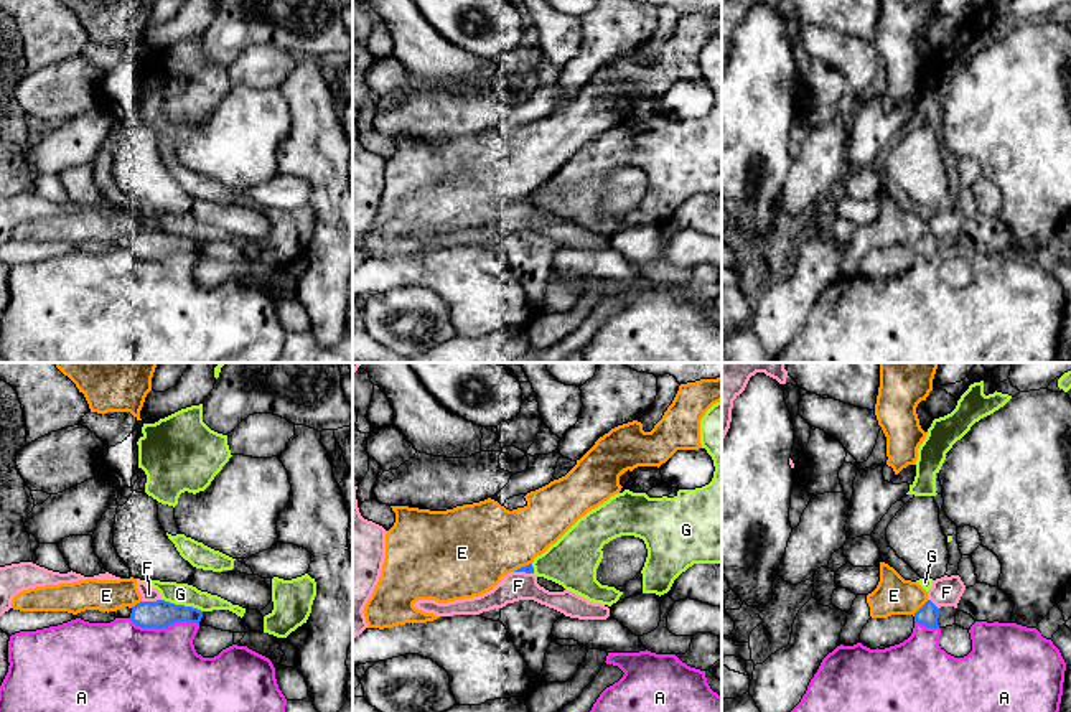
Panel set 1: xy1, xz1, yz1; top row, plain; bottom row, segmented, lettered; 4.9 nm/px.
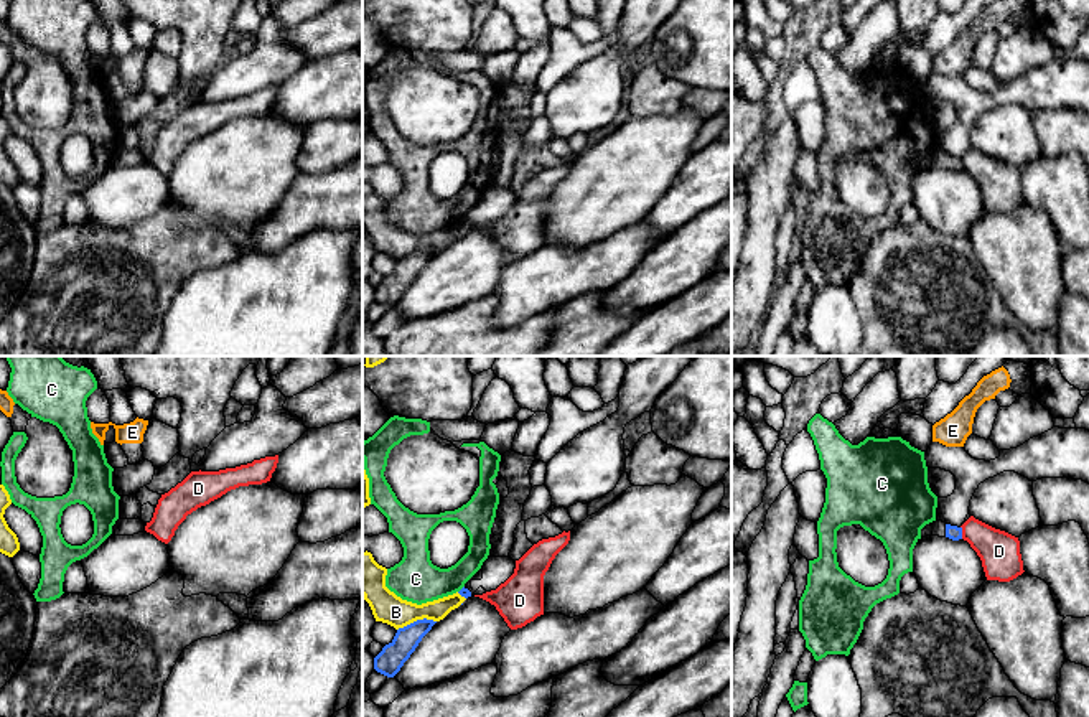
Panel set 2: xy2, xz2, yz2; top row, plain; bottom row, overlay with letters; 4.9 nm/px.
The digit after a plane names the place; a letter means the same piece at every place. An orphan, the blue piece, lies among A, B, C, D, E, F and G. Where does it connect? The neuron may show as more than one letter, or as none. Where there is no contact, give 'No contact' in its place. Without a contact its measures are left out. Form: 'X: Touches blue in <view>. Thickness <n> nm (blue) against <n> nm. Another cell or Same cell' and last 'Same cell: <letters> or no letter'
A: Touches blue in xy1. Thickness 140 nm (blue) against 420 nm. Another cell
B: Touches blue in xz2. Thickness 130 nm (blue) against 150 nm. Another cell
C: Touches blue in xz2. Thickness 50 nm (blue) against 220 nm. Another cell
D: Touches blue in yz2. Thickness 70 nm (blue) against 200 nm. Another cell
E: Touches blue in yz1. Thickness 100 nm (blue) against 190 nm. Another cell
F: Touches blue in xy1. Thickness 140 nm (blue) against 80 nm. Another cell
G: Touches blue in xy1. Thickness 140 nm (blue) against 110 nm. Another cell
Same cell: no letter

